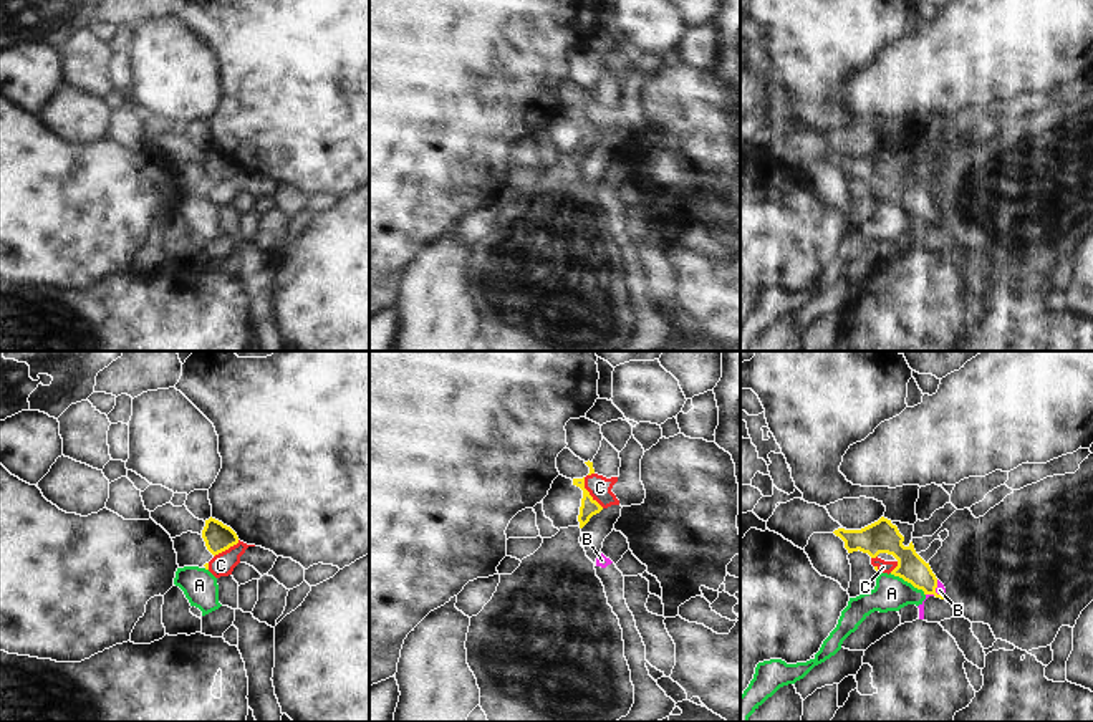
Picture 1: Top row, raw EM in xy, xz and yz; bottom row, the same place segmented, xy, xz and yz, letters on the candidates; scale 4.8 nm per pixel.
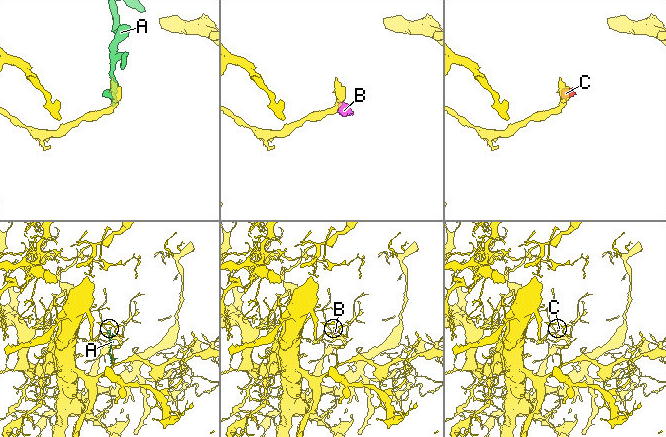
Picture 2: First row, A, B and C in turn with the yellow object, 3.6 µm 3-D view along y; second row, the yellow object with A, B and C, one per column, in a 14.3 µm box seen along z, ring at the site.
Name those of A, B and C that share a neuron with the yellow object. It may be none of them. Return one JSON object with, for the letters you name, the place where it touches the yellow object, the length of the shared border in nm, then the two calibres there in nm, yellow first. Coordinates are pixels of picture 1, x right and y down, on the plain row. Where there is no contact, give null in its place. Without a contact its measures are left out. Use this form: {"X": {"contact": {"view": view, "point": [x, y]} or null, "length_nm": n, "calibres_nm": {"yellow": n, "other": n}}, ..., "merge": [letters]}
{"C": {"contact": {"view": "xz", "point": [588, 121]}, "length_nm": 180, "calibres_nm": {"yellow": 90, "other": 110}}, "merge": ["C"]}

